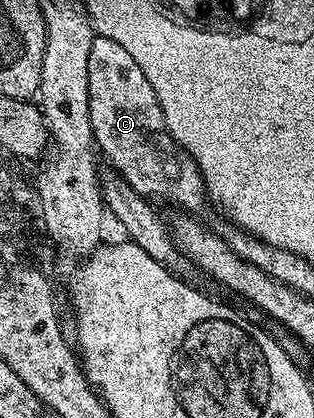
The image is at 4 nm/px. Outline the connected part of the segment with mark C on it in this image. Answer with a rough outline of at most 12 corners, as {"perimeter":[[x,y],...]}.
{"perimeter":[[95,35],[97,151],[147,202],[207,207],[152,82],[122,40]]}

